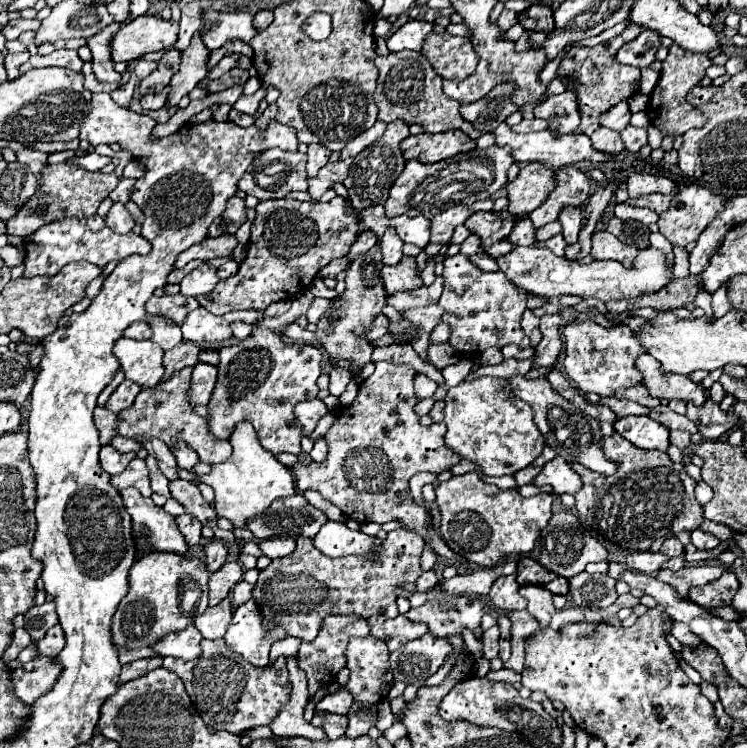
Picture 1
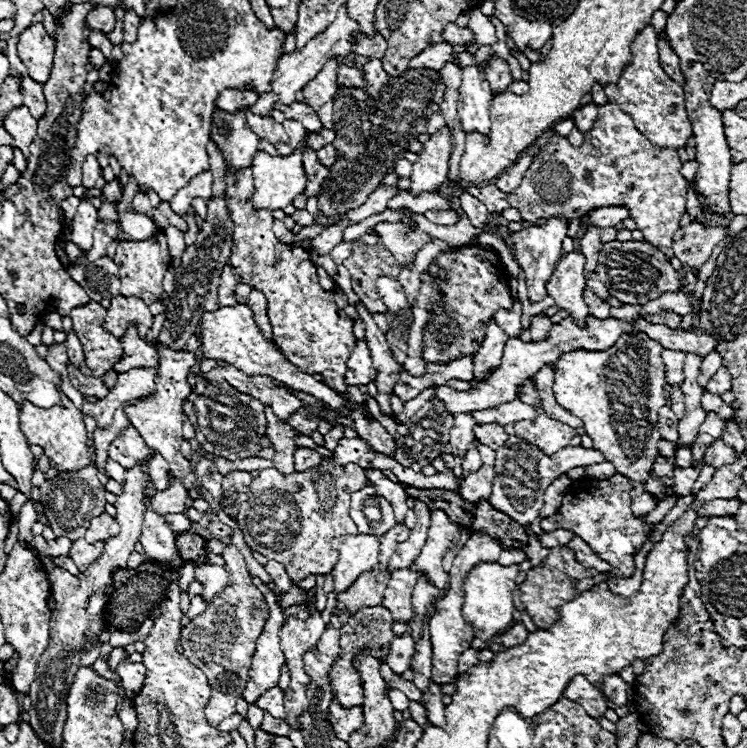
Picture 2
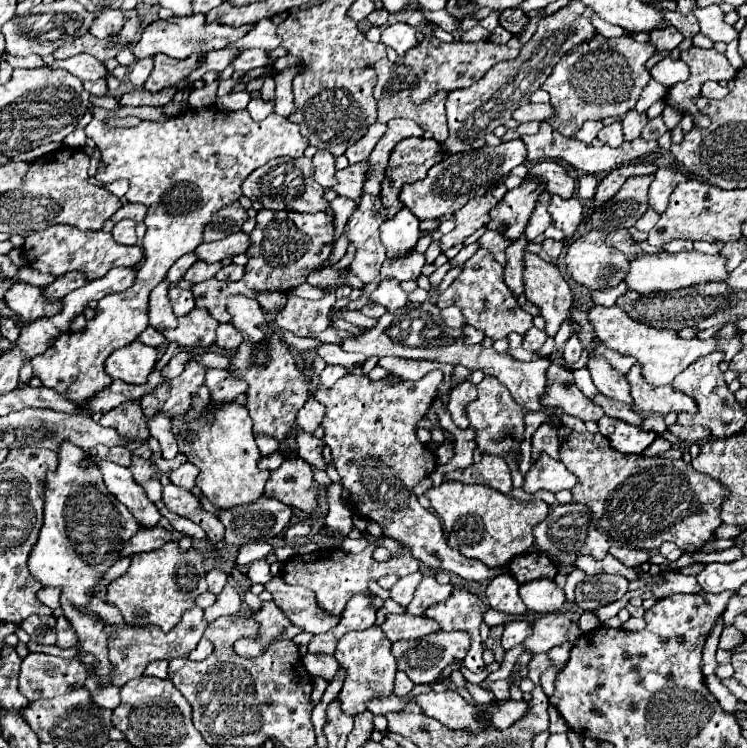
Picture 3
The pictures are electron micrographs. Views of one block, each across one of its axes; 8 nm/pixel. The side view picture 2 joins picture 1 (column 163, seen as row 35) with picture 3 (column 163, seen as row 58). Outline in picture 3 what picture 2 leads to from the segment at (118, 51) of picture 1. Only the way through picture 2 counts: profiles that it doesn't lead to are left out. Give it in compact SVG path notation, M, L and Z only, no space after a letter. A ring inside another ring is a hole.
M204 14L198 16L184 16L184 18L170 18L170 20L158 20L154 24L150 24L142 36L140 42L134 46L134 56L136 58L146 58L146 56L156 56L156 54L168 54L174 58L188 58L192 54L208 54L212 50L220 50L226 48L230 42L240 40L242 36L246 36L246 32L250 32L254 28L254 24L246 24L246 26L226 26L220 22L206 22Z

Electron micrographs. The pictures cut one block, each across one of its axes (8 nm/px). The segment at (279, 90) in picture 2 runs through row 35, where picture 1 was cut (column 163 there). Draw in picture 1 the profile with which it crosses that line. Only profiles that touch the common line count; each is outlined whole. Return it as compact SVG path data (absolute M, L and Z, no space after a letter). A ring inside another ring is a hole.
M148 316L146 322L152 328L152 342L156 342L162 350L172 350L182 342L180 326L176 326L172 320L166 320L162 316Z

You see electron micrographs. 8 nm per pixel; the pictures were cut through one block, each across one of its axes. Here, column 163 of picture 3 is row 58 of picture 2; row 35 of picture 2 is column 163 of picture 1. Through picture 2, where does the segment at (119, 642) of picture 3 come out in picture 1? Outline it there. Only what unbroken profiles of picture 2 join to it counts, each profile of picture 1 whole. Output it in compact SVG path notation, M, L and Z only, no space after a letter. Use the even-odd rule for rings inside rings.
M188 626L180 632L172 632L172 634L166 634L164 638L158 640L158 644L154 644L152 648L164 658L164 656L174 656L174 658L180 658L180 660L194 660L200 656L202 648L200 648L200 642L202 642L202 634L196 630L196 626Z

